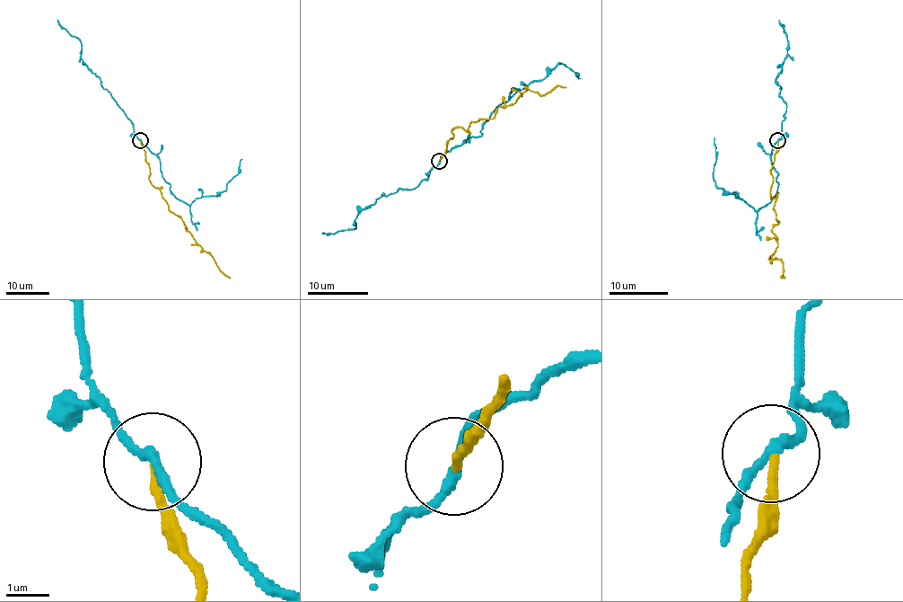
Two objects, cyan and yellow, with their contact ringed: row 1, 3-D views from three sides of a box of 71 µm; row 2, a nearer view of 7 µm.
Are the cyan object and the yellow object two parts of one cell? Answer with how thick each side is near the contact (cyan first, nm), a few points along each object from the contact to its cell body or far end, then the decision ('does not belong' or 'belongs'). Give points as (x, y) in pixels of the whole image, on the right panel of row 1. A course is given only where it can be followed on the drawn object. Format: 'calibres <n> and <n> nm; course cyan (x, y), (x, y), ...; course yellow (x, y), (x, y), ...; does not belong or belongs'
calibres 200 and 190 nm; course cyan (777, 141), (770, 160), (777, 178), (776, 196), (756, 210), (735, 193), (714, 183), (714, 136); course yellow (777, 141), (770, 171), (779, 224), (772, 228), (778, 244), (772, 258), (781, 261), (784, 278); does not belong

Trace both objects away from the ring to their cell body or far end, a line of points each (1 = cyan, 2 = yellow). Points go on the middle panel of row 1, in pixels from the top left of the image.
1: (440, 160), (442, 153), (481, 135), (481, 128), (498, 105), (534, 81), (542, 81), (556, 64), (581, 78)
2: (440, 160), (452, 128), (466, 130), (470, 121), (492, 118), (524, 92), (541, 95), (565, 87)

